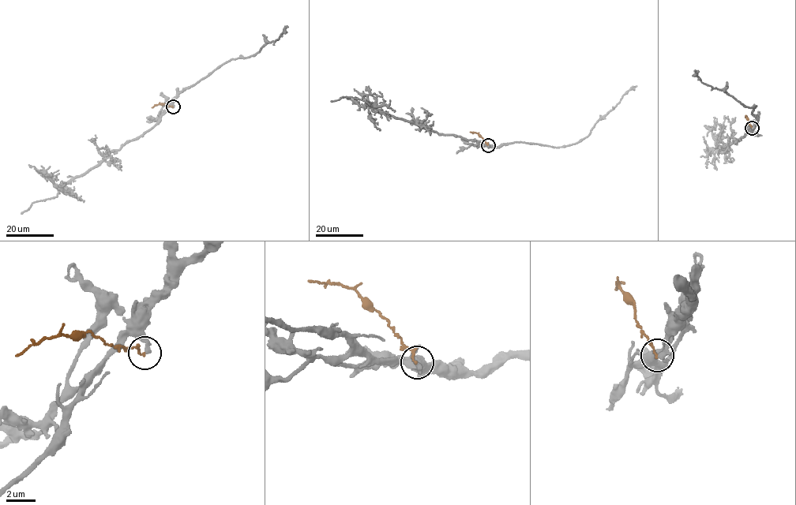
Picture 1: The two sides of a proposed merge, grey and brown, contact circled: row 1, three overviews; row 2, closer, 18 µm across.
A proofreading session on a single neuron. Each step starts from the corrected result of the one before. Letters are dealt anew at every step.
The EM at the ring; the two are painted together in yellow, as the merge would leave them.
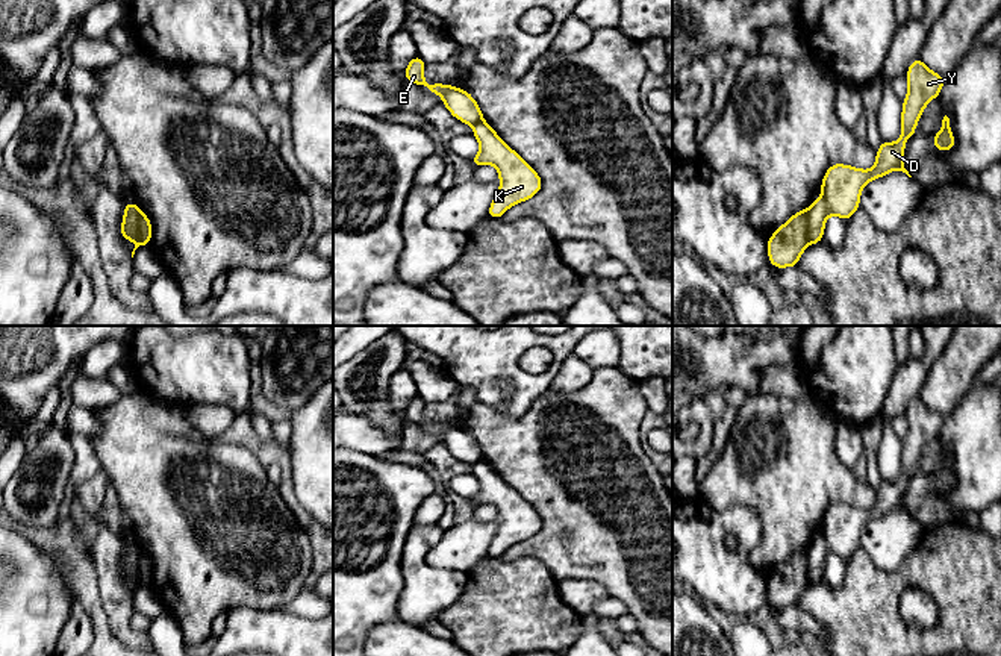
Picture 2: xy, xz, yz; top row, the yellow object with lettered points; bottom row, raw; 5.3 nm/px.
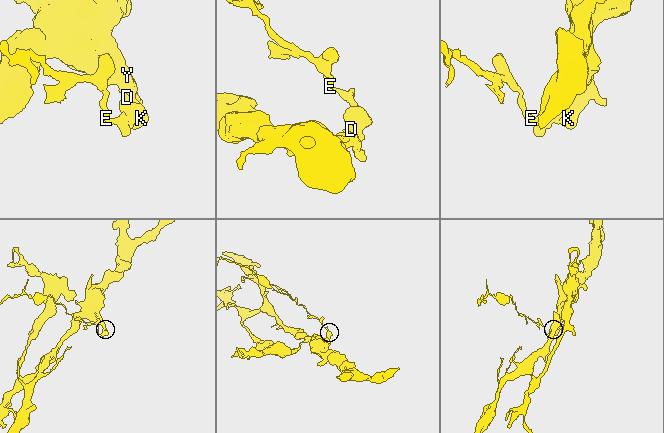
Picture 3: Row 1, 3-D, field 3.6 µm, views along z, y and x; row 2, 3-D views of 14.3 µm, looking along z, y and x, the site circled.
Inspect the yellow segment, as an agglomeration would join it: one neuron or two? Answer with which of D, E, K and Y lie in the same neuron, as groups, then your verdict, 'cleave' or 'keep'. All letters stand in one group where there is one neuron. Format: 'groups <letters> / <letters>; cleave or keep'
groups D K Y / E; cleave

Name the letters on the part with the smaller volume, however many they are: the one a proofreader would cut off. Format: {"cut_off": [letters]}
{"cut_off": ["E"]}

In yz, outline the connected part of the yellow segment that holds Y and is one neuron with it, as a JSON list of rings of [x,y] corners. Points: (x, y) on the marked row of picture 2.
[[[918,56],[912,61],[906,79],[907,95],[903,100],[900,139],[895,142],[881,141],[871,170],[847,164],[833,164],[827,168],[821,183],[821,197],[809,206],[807,236],[810,245],[824,239],[825,221],[830,215],[845,221],[851,218],[860,208],[860,194],[866,183],[890,171],[903,171],[912,177],[903,164],[906,141],[915,135],[925,106],[939,97],[945,77],[931,71]]]

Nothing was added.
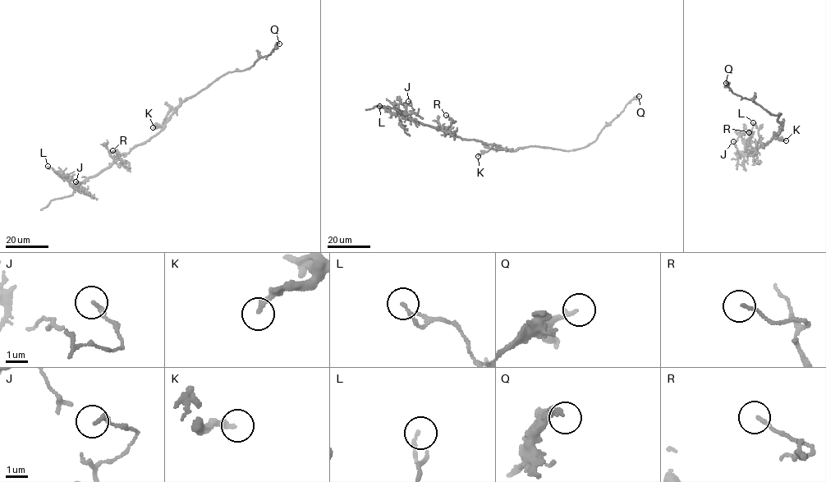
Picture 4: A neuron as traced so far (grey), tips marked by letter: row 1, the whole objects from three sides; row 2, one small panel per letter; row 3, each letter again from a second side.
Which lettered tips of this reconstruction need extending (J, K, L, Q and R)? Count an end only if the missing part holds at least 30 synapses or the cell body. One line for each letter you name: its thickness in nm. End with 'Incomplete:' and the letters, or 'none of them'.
Incomplete: none of them

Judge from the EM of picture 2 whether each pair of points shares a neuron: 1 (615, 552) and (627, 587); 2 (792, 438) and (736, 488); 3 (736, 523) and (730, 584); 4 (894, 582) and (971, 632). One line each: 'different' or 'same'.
1: same
2: same
3: same
4: same

